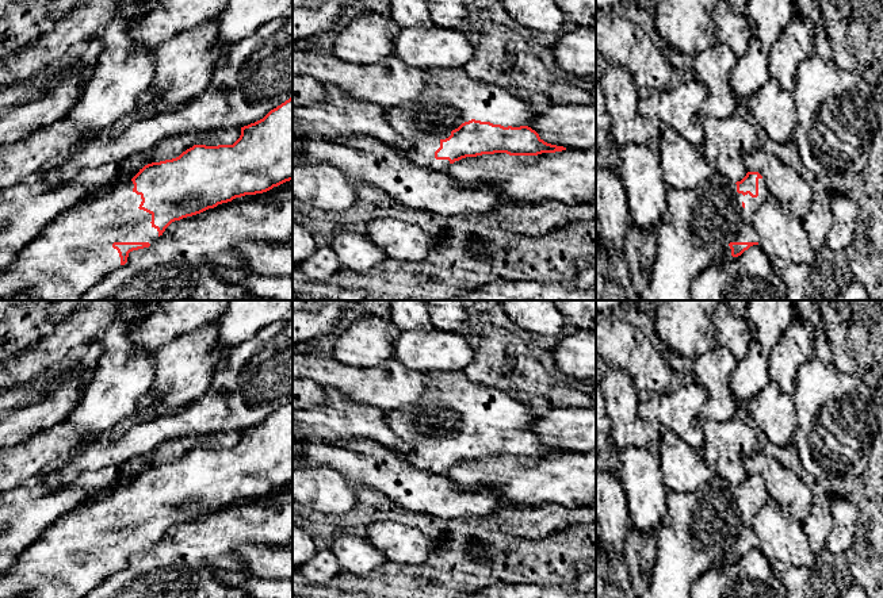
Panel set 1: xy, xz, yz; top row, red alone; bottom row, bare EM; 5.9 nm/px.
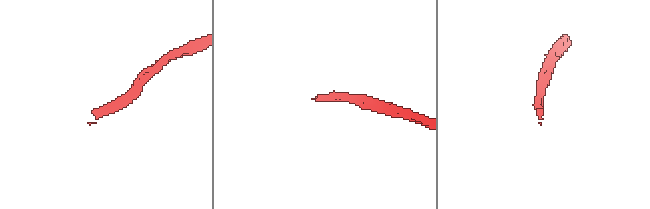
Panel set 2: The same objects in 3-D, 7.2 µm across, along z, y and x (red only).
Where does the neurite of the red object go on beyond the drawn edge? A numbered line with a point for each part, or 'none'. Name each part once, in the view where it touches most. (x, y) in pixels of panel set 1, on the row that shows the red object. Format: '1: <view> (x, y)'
1: xz (451, 98)

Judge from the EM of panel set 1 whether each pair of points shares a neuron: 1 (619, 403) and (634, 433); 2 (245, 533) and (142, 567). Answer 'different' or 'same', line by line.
1: same
2: same

